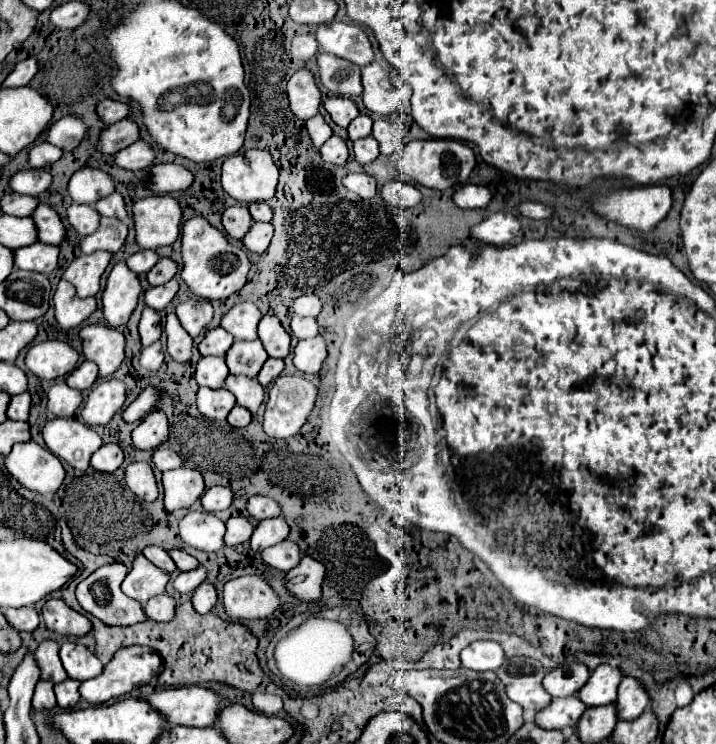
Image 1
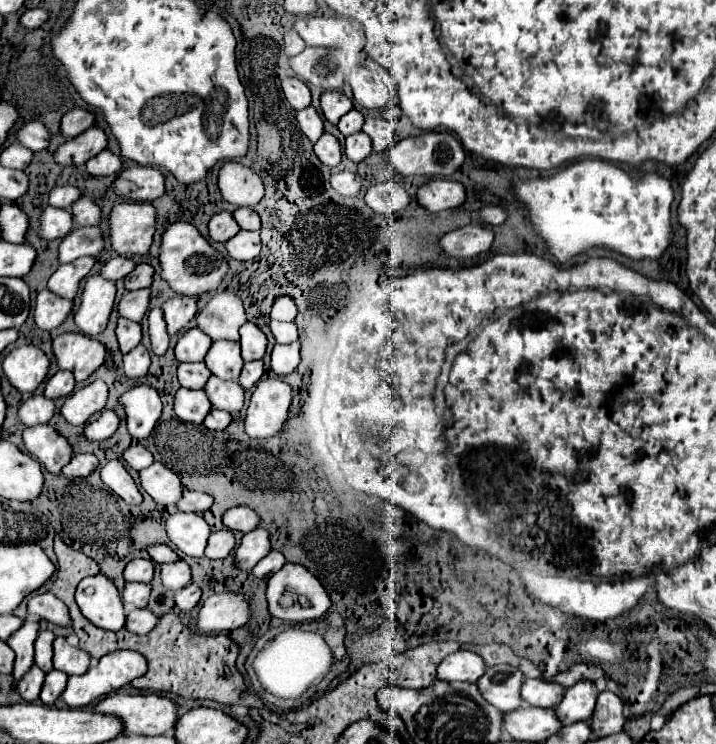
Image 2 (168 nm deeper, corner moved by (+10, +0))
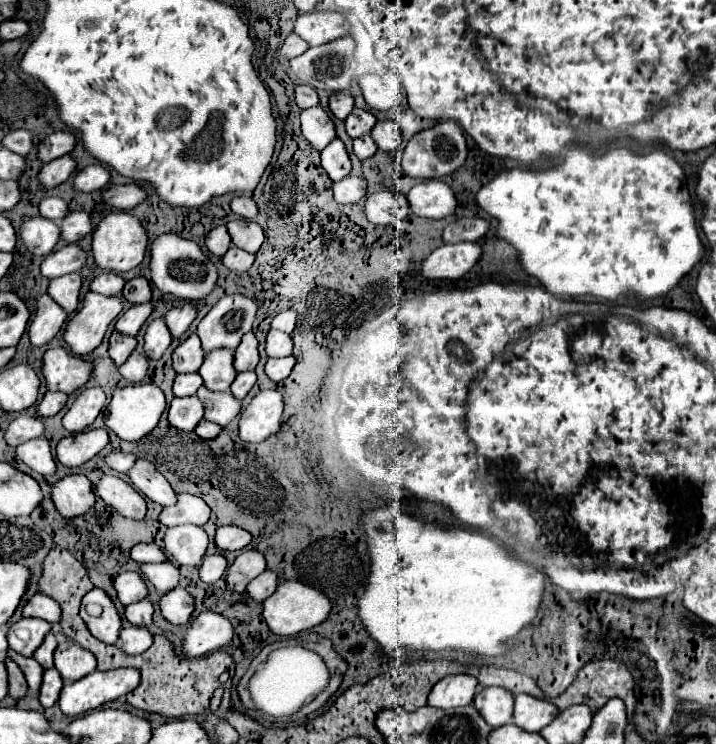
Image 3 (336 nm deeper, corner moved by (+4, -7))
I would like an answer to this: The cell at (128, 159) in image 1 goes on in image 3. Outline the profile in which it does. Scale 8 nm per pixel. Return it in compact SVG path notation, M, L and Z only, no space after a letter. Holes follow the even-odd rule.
M88 165L82 171L78 171L78 175L74 177L74 185L78 191L104 189L108 181L110 181L110 173L102 165Z

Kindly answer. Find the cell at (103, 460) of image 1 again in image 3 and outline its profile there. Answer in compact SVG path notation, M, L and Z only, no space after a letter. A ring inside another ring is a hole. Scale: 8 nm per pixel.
M68 475L52 485L52 501L66 519L82 515L94 507L94 485L86 475Z

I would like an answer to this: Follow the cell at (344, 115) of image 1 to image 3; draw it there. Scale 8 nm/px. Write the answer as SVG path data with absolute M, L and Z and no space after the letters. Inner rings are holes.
M334 93L330 97L330 101L328 101L328 107L334 113L334 117L344 121L354 109L354 99L350 95L344 95L344 93Z

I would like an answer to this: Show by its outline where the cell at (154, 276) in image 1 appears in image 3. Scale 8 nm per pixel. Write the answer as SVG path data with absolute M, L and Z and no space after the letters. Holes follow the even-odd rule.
M134 277L124 285L124 297L130 303L150 303L152 299L152 287L146 277Z

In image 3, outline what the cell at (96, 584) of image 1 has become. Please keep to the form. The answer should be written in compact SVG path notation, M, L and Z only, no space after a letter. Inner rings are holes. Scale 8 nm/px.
M94 587L88 591L88 595L82 599L82 619L90 633L104 641L104 643L116 643L120 629L122 629L122 615L118 613L112 597L104 593L104 589Z

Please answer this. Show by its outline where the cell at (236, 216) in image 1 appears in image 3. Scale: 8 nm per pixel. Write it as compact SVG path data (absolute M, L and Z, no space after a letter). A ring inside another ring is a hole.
M220 225L220 227L216 227L216 229L212 229L212 231L208 233L206 245L208 245L208 249L210 249L214 255L220 255L220 257L222 257L222 255L230 249L232 237L230 237L228 229L226 229L224 225Z

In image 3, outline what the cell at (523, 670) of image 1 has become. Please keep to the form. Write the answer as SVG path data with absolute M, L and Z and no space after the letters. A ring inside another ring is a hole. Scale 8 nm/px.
M484 687L474 697L476 709L492 727L500 727L512 721L514 713L514 695L502 687Z

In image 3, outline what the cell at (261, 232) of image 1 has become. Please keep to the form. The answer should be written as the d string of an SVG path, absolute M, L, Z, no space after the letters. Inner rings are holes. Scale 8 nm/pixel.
M230 247L228 253L222 257L222 263L224 263L228 269L232 269L232 271L242 273L242 271L248 271L248 269L252 267L254 259L256 259L256 255L248 253L248 251L240 249L240 247Z

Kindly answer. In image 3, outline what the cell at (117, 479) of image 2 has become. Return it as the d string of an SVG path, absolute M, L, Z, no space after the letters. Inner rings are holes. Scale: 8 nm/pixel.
M104 475L96 485L96 495L100 495L108 505L112 505L118 513L130 519L144 519L146 501L144 497L124 479Z

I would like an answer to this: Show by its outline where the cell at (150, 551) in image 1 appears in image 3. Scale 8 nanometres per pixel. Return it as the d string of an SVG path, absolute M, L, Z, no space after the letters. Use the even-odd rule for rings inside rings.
M132 571L122 573L120 577L116 577L114 585L116 585L116 591L118 591L118 599L124 605L142 601L148 595L148 585L146 585L146 581L140 573L132 573Z

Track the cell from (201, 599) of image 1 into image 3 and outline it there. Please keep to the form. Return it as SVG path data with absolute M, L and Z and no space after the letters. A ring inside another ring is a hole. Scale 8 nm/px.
M176 587L162 597L160 611L170 623L186 625L194 613L194 597L186 589Z

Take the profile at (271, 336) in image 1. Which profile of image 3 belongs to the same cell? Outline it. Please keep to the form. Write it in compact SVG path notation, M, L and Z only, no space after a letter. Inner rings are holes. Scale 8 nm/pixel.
M250 331L242 337L240 347L236 349L236 369L238 371L252 371L256 369L260 361L260 353L258 353L258 339L256 335Z

